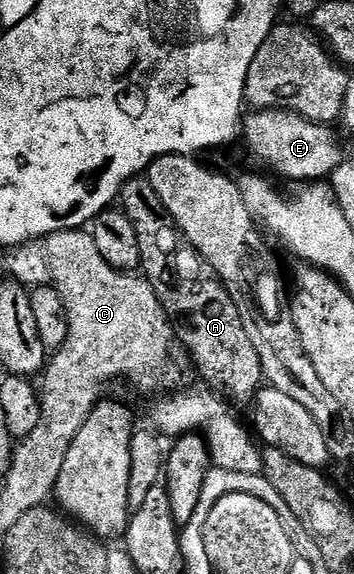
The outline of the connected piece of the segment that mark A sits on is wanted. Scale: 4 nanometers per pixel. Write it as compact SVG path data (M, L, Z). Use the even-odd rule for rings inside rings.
M139 175L126 181L119 193L119 202L123 212L132 221L139 240L139 268L142 275L156 292L157 301L164 307L171 320L177 323L176 336L179 344L185 352L188 351L197 373L204 379L203 384L230 401L246 395L255 396L264 381L259 355L256 347L248 341L236 303L228 294L223 281L219 279L217 271L187 243L175 221L168 215L164 203L156 195L156 191L152 190L149 178Z

